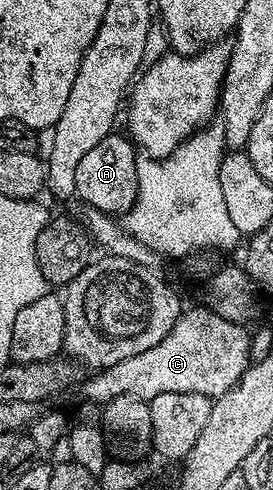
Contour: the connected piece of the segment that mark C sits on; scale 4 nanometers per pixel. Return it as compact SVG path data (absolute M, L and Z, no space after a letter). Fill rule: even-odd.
M210 306L191 308L177 318L173 330L157 342L145 354L133 354L125 362L117 362L108 368L98 369L84 379L84 401L96 406L108 404L113 398L132 396L138 400L151 401L157 394L205 394L212 398L224 396L245 374L252 363L251 338L248 329L234 324Z

